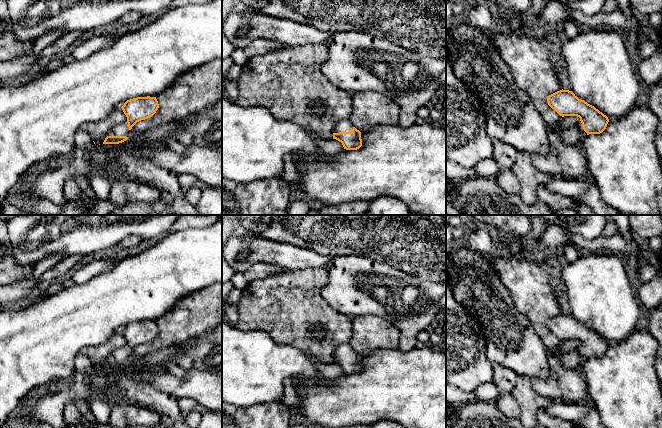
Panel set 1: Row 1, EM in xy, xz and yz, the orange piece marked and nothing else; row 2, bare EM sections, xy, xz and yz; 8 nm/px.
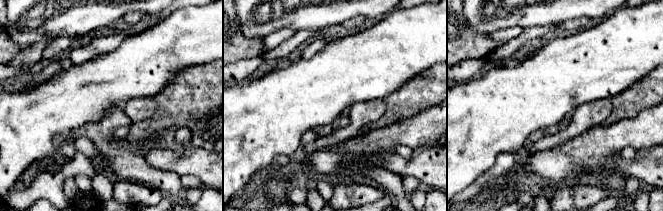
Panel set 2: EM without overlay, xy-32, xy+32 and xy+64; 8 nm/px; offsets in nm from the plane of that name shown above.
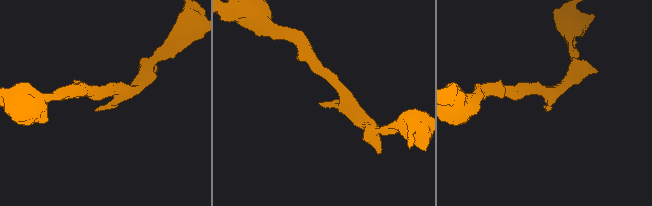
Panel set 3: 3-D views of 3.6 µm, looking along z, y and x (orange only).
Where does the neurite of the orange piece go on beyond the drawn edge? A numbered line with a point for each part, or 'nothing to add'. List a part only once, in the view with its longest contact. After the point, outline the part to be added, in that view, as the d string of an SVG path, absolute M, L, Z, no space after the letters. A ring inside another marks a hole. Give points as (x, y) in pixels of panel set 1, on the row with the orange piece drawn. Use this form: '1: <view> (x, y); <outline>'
1: xz (345, 125); M342 120L340 121L334 129L334 133L339 132L350 132L352 131L354 125L350 122L350 120Z

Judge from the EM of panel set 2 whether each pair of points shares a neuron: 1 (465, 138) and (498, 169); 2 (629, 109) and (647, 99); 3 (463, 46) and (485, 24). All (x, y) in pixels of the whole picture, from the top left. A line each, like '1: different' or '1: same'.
1: different
2: same
3: different

